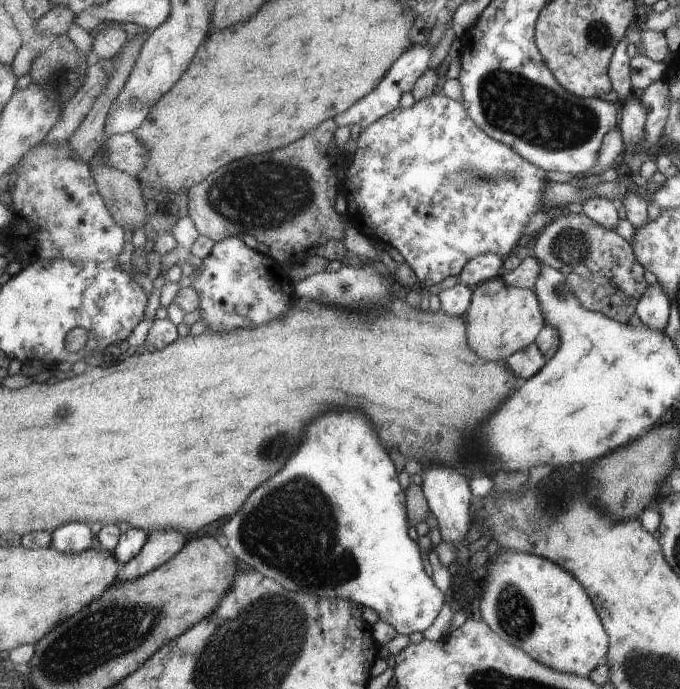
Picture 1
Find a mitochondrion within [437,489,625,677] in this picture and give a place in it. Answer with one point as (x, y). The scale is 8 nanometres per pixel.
(514, 614)

